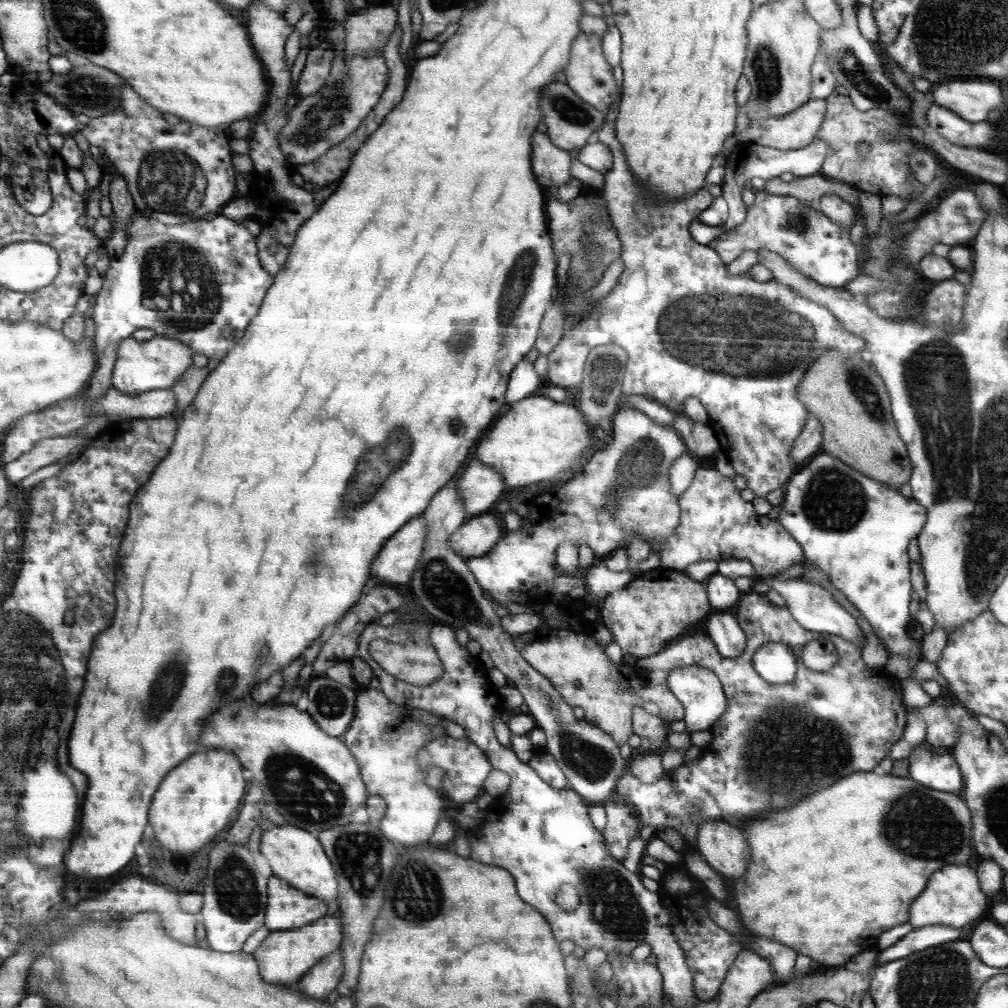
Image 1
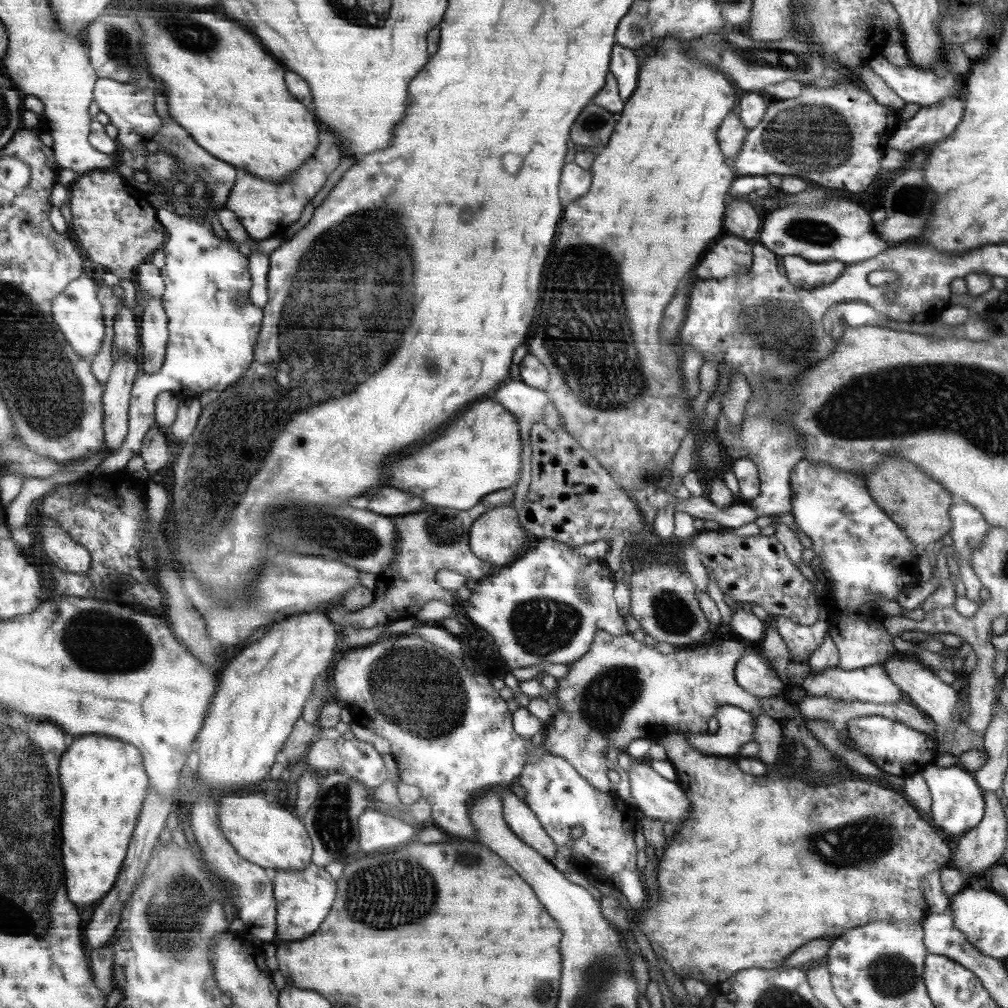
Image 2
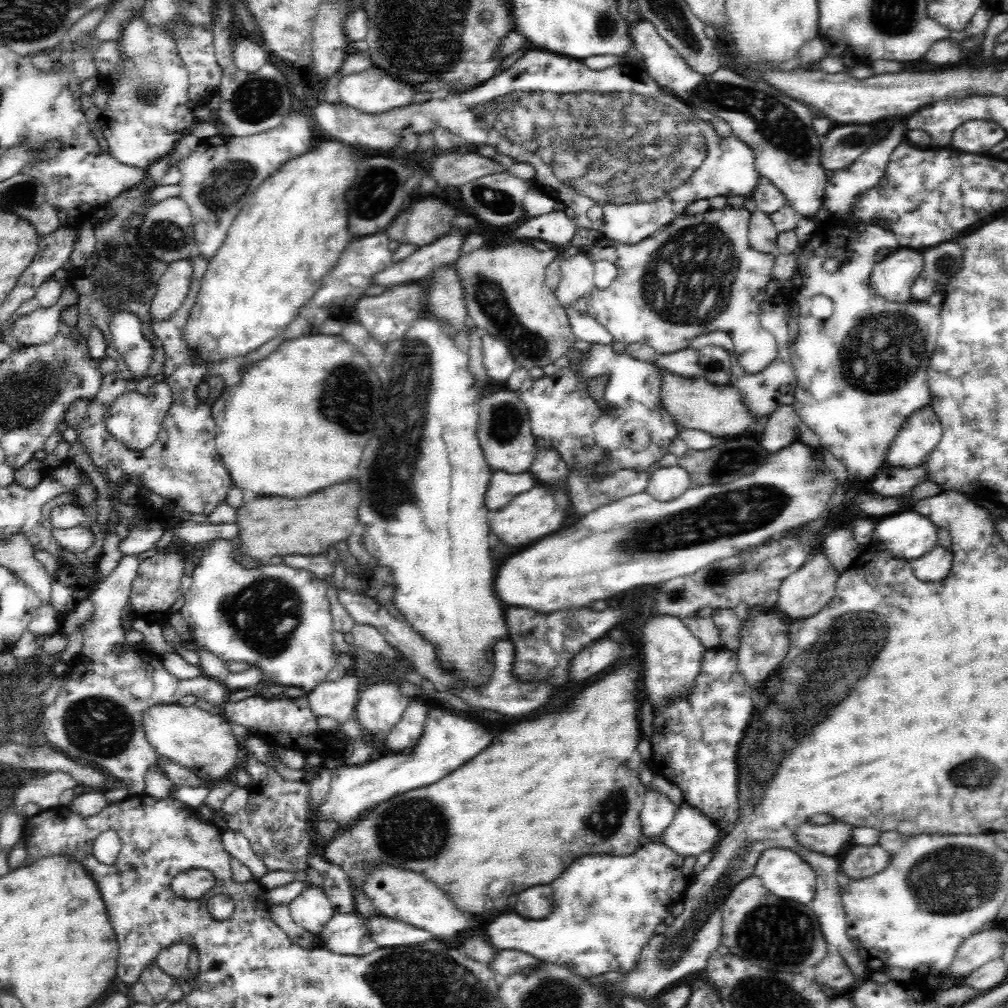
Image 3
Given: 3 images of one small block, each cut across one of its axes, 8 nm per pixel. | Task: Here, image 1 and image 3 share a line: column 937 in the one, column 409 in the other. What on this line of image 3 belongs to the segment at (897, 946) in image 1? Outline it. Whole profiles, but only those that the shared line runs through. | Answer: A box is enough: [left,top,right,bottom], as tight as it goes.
[366,914,434,948]

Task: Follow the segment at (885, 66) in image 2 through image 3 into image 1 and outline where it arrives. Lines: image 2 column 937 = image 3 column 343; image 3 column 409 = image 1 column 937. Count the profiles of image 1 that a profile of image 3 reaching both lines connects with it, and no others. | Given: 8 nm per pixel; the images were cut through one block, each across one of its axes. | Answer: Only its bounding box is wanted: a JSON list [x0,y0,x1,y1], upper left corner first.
[931,82,1004,123]

